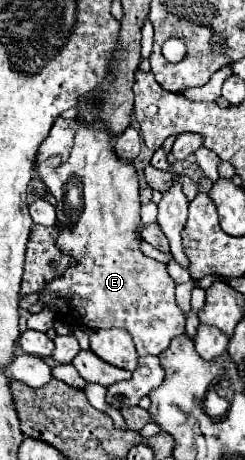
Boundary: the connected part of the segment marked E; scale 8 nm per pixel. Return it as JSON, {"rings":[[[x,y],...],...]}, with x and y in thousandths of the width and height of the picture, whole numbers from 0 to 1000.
{"rings":[[[233,257],[233,265],[216,265],[216,278],[208,278],[200,296],[184,300],[184,309],[167,309],[167,317],[151,322],[143,374],[176,391],[176,400],[200,409],[200,417],[233,430],[233,487],[249,491],[241,517],[233,517],[233,535],[249,539],[257,552],[298,557],[314,565],[314,578],[265,587],[265,596],[249,604],[224,604],[216,613],[200,613],[184,622],[176,626],[176,643],[159,648],[151,661],[127,665],[127,678],[159,678],[167,670],[192,665],[241,687],[241,696],[257,691],[257,700],[273,700],[282,709],[339,709],[339,713],[363,713],[363,717],[396,717],[396,713],[429,713],[429,709],[510,713],[543,730],[543,743],[559,752],[559,770],[567,774],[600,774],[600,770],[649,774],[665,761],[682,761],[690,743],[714,730],[739,730],[755,722],[755,687],[714,661],[714,613],[706,613],[706,604],[682,591],[682,574],[657,574],[657,570],[641,570],[624,561],[600,561],[600,557],[584,557],[567,548],[567,517],[551,513],[551,491],[567,487],[567,452],[576,452],[576,439],[567,439],[567,383],[559,383],[559,365],[551,365],[543,352],[494,348],[478,339],[478,330],[461,322],[461,309],[469,309],[469,296],[445,291],[445,283],[429,283],[429,265],[347,265],[347,261]]]}

